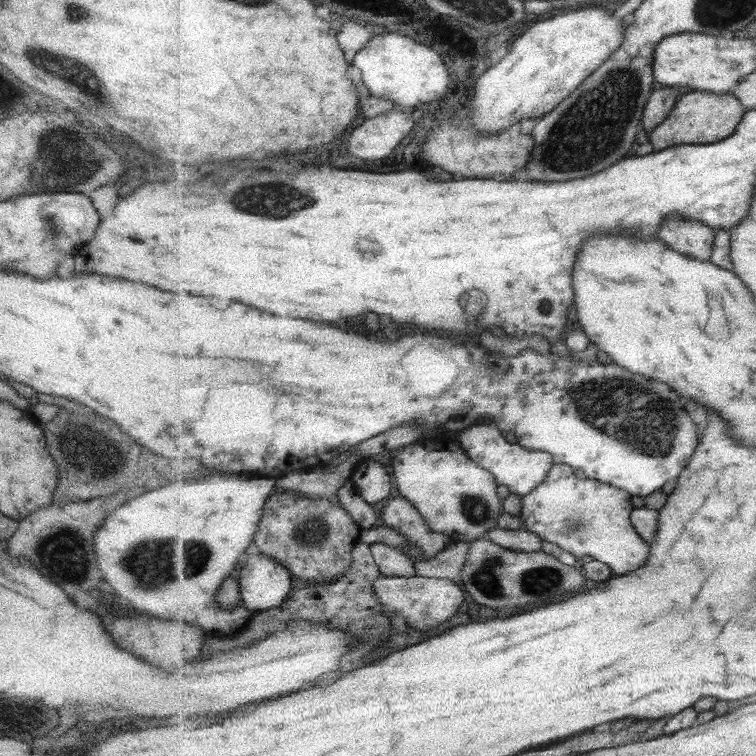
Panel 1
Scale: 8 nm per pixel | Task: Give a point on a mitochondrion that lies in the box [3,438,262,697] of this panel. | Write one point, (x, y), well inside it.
(149, 568)

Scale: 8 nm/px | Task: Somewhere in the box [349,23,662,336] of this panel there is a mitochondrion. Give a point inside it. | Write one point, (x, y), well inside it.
(609, 105)

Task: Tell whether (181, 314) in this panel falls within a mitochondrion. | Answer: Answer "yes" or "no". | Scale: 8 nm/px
no

